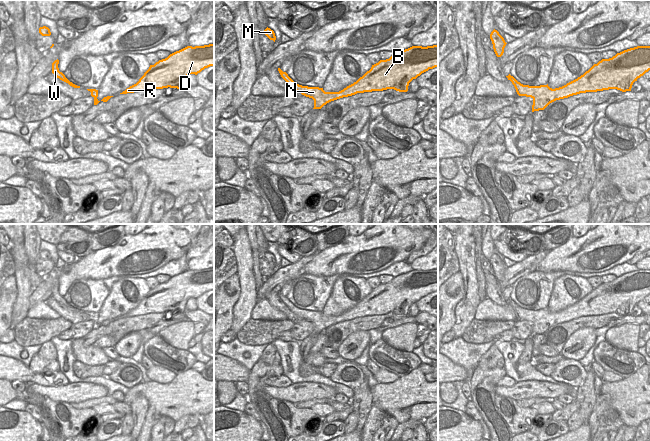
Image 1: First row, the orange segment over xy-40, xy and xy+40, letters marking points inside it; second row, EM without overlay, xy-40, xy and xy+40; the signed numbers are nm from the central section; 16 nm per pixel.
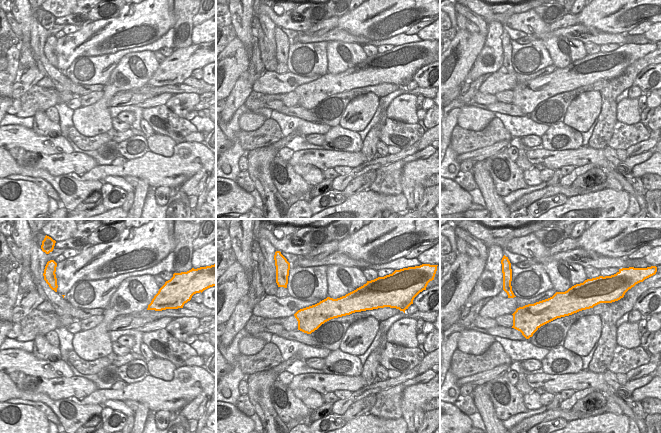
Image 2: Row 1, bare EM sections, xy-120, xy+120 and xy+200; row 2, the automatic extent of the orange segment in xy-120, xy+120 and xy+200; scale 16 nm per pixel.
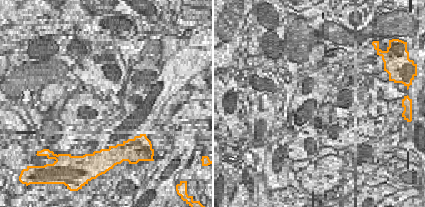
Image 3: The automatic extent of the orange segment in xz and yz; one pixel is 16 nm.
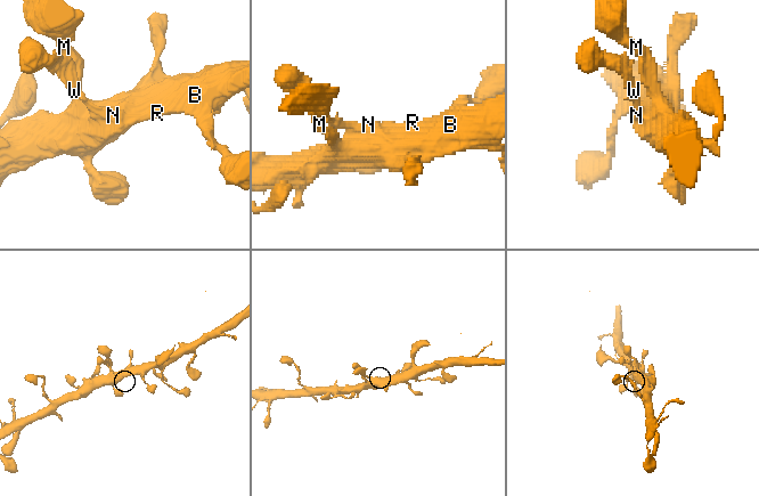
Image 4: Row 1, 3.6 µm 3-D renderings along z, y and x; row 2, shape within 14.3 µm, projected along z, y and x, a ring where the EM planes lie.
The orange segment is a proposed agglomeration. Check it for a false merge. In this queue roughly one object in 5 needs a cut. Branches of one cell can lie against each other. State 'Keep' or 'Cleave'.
Keep

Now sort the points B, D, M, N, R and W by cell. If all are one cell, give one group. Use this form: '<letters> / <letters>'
B D M N R W

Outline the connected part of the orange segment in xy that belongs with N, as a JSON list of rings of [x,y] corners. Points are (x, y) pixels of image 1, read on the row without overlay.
[[[438,269],[412,270],[372,289],[371,293],[356,306],[339,316],[325,316],[323,312],[299,309],[286,296],[280,292],[278,295],[291,312],[314,324],[313,333],[321,333],[331,325],[357,317],[387,313],[407,316],[409,307],[413,303],[435,291],[438,291]]]

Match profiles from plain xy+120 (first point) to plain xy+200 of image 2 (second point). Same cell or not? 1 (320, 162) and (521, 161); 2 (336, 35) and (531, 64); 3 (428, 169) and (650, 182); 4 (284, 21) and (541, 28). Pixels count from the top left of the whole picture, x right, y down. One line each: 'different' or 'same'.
1: different
2: different
3: different
4: same

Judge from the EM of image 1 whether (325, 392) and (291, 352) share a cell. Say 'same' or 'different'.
different

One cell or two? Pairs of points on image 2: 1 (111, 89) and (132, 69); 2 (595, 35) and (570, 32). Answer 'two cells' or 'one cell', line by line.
1: one cell
2: one cell

